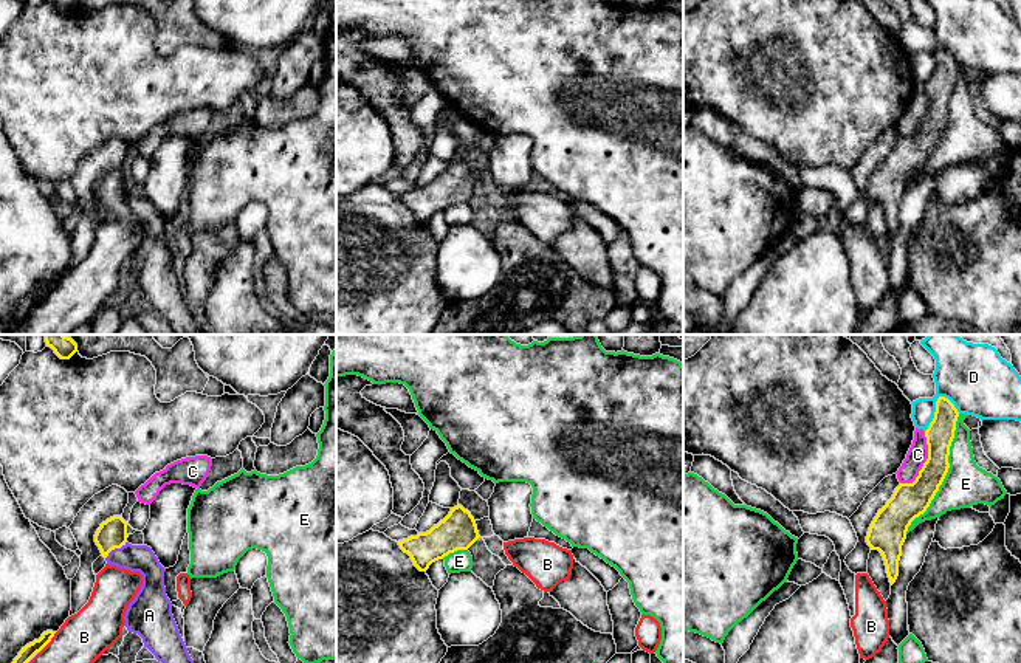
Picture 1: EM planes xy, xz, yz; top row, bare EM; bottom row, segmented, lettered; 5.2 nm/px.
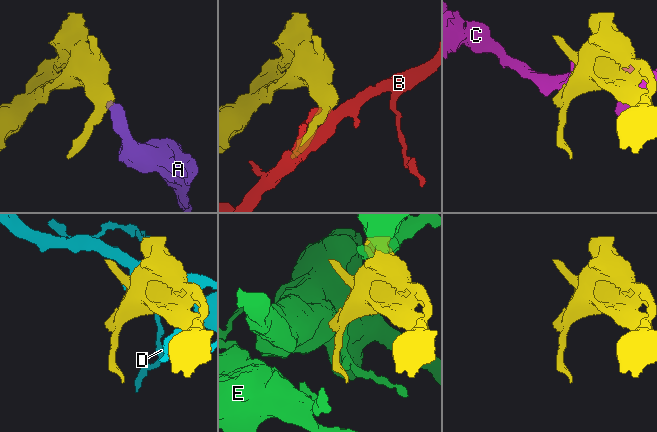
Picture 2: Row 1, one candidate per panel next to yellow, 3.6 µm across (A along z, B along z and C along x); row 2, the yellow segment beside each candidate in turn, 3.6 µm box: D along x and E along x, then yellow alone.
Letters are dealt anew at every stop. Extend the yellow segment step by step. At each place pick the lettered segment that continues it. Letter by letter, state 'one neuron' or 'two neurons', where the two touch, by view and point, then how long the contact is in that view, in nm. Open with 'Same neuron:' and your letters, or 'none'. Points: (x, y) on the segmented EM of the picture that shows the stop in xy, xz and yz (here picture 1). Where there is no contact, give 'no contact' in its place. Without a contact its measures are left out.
Same neuron: A
A: one neuron | xy (115, 547) | 140 nm
B: two neurons | xy (48, 642) | 140 nm
C: two neurons | yz (925, 462) | 300 nm
D: two neurons | yz (936, 411) | 220 nm
E: two neurons | yz (945, 474) | 700 nm

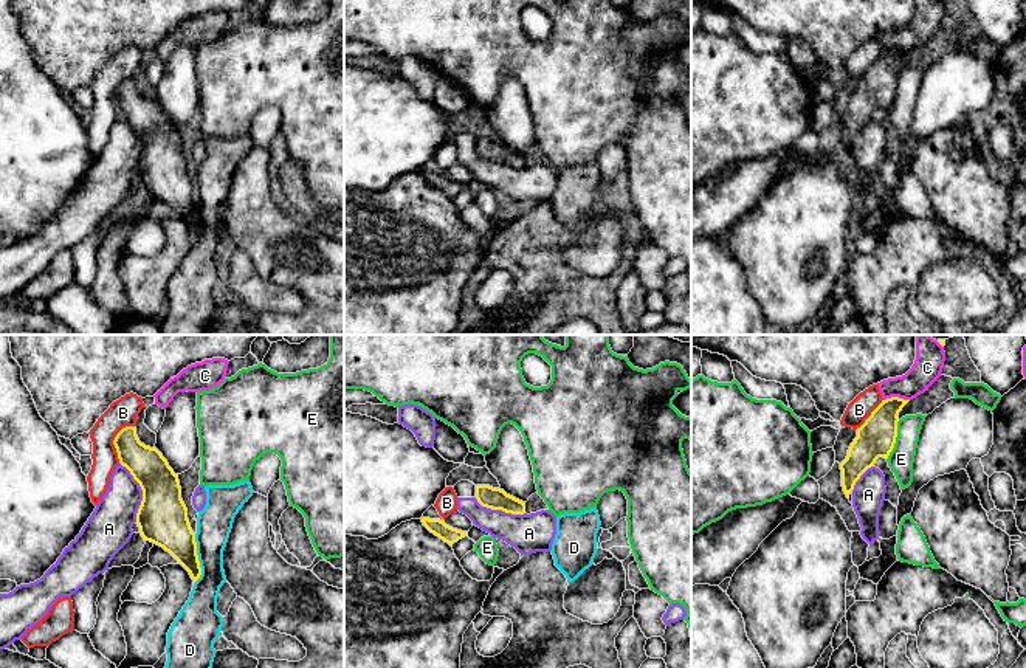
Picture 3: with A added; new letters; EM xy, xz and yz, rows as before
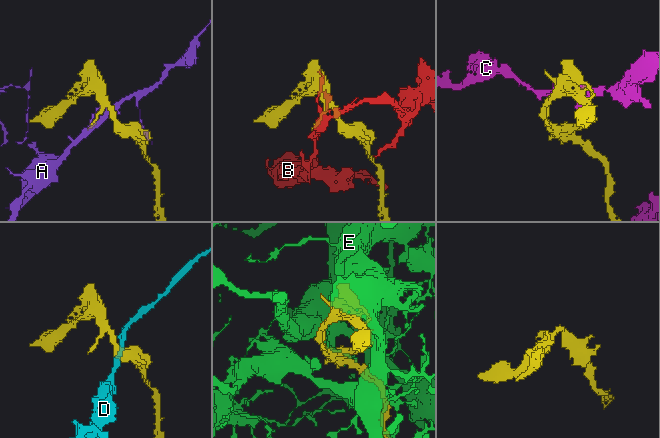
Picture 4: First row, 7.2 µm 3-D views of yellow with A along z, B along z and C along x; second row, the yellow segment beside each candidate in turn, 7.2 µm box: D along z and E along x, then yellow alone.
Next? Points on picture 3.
Same neuron: none
A: two neurons | xy (143, 492) | 320 nm
B: two neurons | xy (115, 439) | 220 nm
C: two neurons | yz (896, 397) | 140 nm
D: two neurons | xy (197, 558) | 260 nm
E: two neurons | yz (895, 440) | 220 nm

